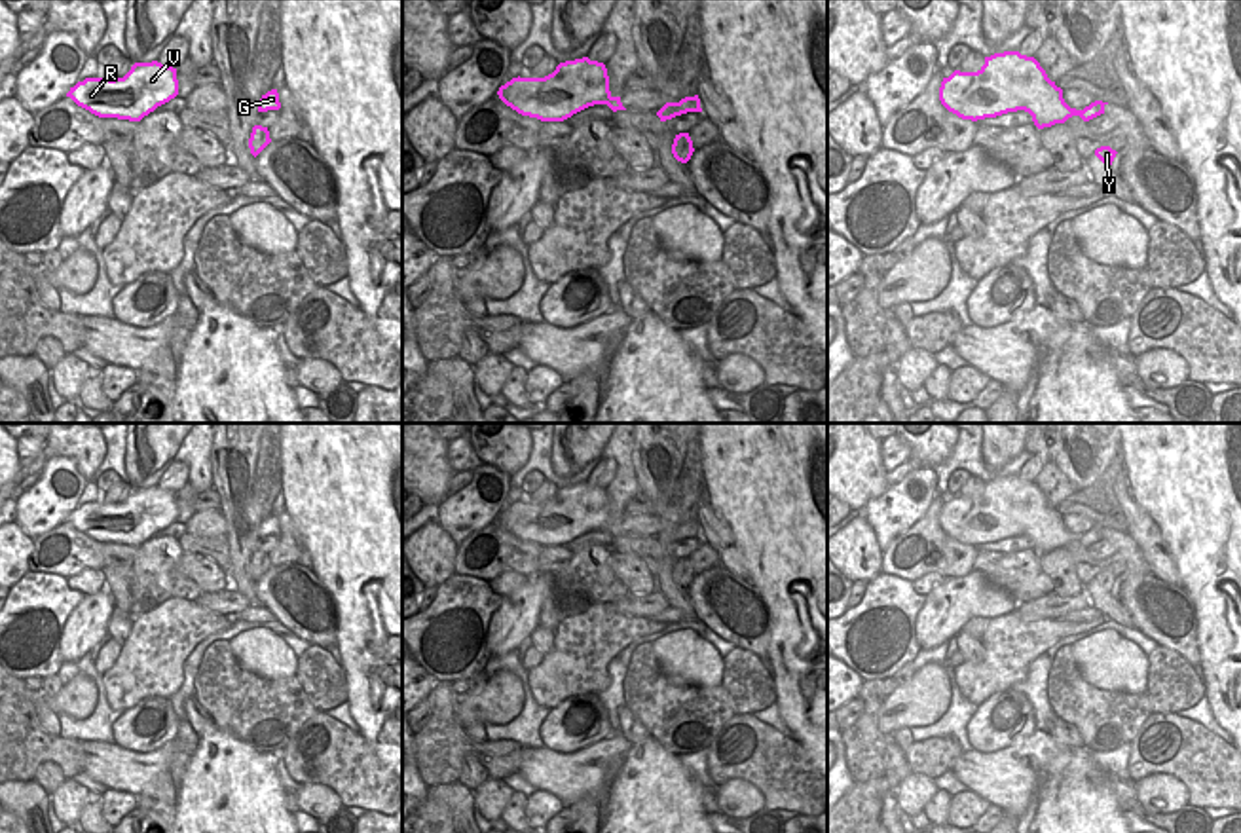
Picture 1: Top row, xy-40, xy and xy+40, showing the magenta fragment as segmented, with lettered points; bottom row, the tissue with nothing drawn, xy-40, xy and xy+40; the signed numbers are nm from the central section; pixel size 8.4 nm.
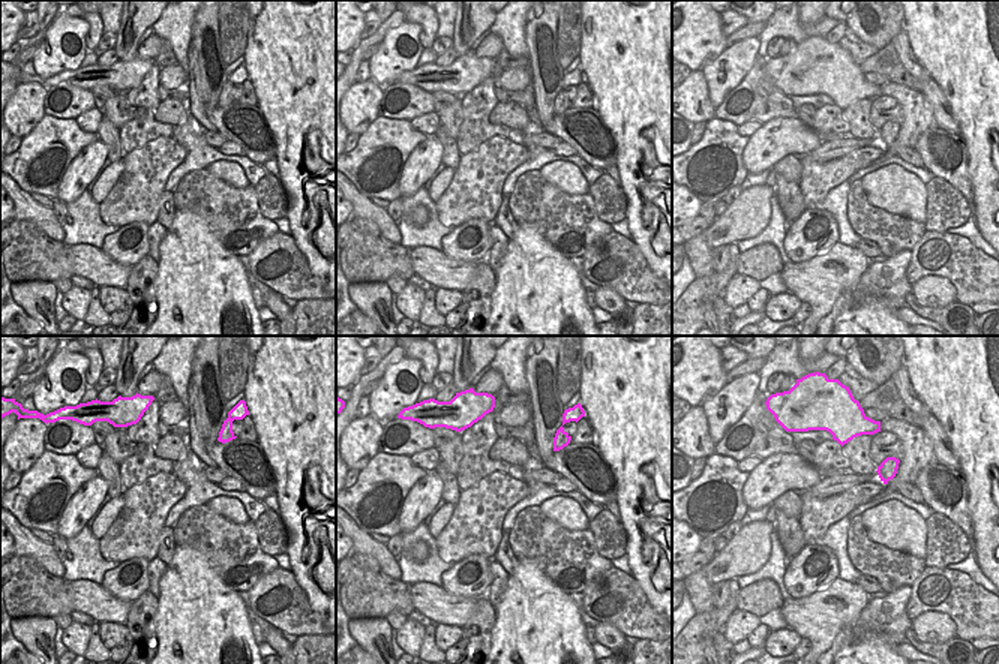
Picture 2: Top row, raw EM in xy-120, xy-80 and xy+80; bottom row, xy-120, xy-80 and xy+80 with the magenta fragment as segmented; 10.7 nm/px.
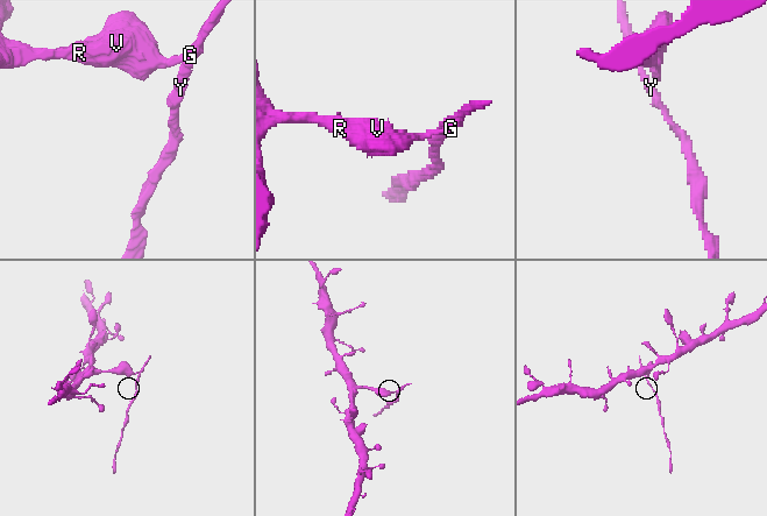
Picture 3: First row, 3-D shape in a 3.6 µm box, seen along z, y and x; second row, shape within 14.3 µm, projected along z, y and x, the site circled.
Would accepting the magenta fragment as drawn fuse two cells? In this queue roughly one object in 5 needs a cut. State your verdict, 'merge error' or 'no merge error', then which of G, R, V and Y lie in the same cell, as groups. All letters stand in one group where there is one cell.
merge error | G Y / R V

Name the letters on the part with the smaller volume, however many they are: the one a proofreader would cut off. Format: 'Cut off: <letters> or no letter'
Cut off: G, Y

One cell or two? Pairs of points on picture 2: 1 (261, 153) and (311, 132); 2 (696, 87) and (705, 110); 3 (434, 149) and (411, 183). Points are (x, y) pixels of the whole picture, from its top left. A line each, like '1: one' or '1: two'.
1: two
2: one
3: one

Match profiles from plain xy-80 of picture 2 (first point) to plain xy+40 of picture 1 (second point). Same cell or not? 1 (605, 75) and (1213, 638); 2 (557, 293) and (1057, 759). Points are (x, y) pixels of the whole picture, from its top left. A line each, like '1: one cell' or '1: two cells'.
1: one cell
2: two cells

